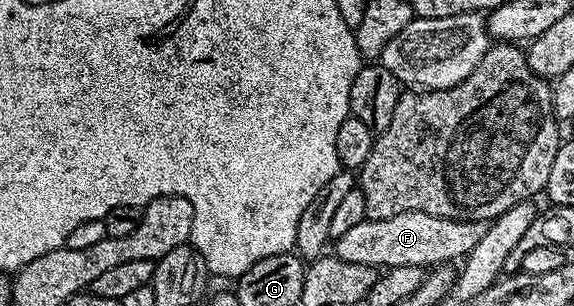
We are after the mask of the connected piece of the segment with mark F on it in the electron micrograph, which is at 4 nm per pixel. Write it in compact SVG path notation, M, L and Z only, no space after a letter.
M399 212L383 220L366 220L355 224L344 236L335 239L336 257L351 260L351 264L367 264L378 268L419 266L432 268L453 264L483 240L490 223L456 222L427 212Z

